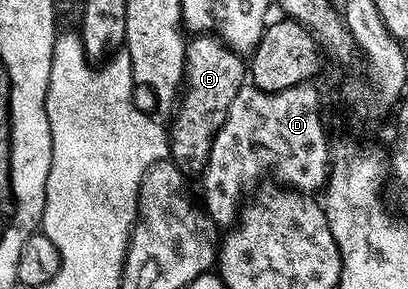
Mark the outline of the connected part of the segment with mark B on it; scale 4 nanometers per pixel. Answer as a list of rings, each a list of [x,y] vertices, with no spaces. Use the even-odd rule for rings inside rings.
[[[195,34],[187,40],[181,99],[177,104],[179,113],[169,124],[169,159],[188,177],[202,173],[213,138],[217,138],[229,114],[229,106],[233,106],[233,98],[237,98],[244,84],[245,60],[240,53],[210,34]]]

